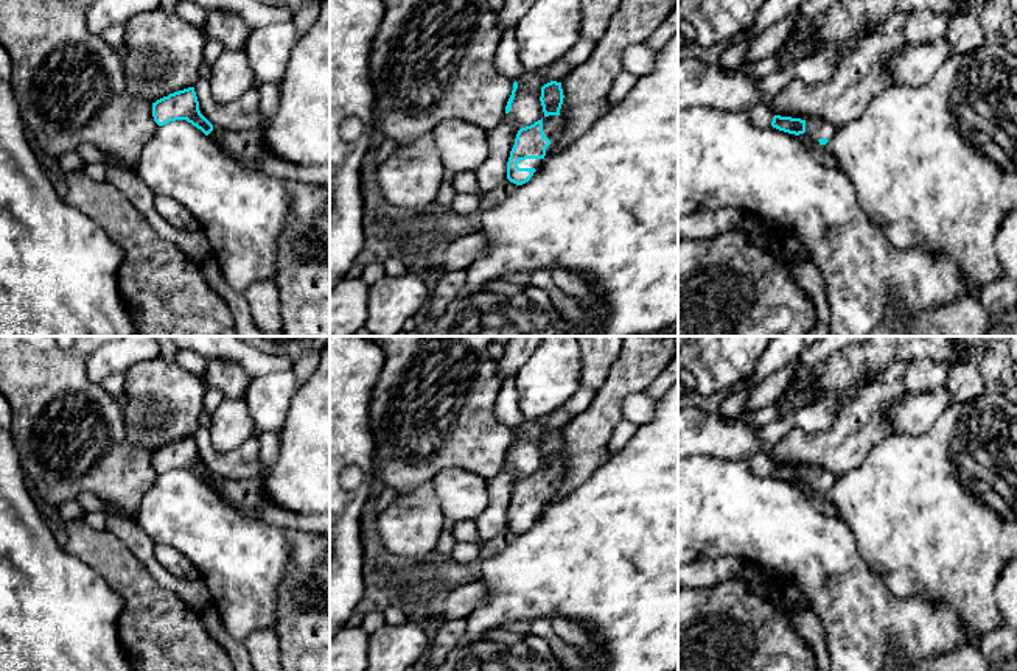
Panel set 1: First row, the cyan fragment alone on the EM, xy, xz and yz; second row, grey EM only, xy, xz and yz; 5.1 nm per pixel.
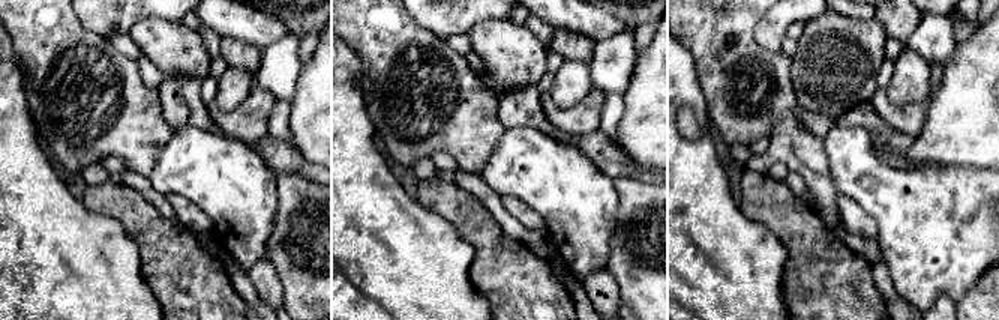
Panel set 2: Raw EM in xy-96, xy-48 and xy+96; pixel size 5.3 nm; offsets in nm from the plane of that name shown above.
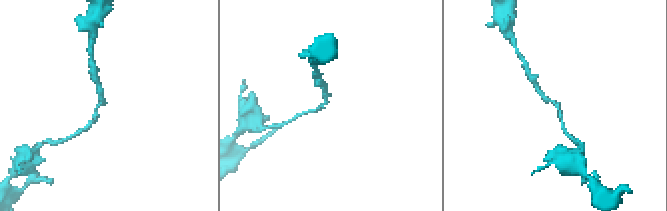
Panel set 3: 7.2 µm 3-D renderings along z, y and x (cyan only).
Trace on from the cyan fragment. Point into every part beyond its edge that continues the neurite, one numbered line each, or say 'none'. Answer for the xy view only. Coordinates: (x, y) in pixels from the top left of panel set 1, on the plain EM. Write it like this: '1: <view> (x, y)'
1: xy (249, 497)

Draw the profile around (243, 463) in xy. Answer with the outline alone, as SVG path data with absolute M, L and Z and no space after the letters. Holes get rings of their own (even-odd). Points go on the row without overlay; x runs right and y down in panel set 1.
M199 427L193 436L201 462L213 475L232 481L247 481L261 476L260 442L255 434L225 453L219 453L211 447L211 436L207 428Z

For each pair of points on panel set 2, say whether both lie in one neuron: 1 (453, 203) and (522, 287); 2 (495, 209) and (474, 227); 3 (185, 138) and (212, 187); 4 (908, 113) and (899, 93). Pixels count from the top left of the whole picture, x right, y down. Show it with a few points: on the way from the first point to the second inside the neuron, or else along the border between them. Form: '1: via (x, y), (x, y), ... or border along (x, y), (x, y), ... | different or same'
1: via (474, 224), (489, 241), (501, 266) | same
2: border along (465, 190), (515, 239) | different
3: via (191, 150), (212, 175) | same
4: border along (885, 90), (887, 96), (896, 104), (924, 102) | different

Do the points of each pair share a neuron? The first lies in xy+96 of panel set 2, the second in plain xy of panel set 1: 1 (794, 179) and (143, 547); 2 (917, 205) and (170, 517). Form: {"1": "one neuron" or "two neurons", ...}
{"1": "one neuron", "2": "one neuron"}

